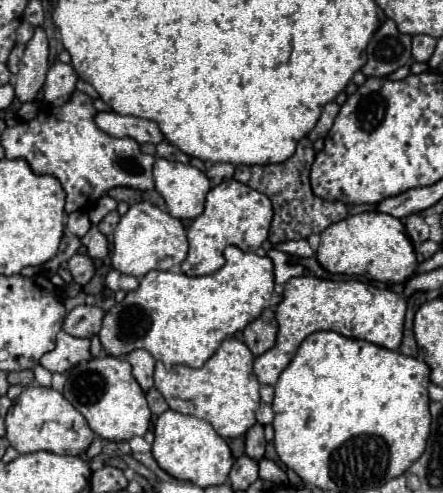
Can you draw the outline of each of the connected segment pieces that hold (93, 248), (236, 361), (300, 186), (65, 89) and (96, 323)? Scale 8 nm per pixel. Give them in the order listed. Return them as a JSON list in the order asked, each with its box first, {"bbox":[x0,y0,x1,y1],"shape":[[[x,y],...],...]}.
[{"bbox":[82,225,108,259],"shape":[[[98,225],[90,227],[90,231],[82,237],[82,245],[88,247],[88,255],[92,259],[104,259],[108,255],[108,251],[106,251],[106,237],[98,231]]]},{"bbox":[154,337,260,439],"shape":[[[230,337],[200,369],[192,369],[188,365],[174,365],[166,369],[164,363],[158,361],[154,387],[162,393],[172,411],[204,419],[216,429],[220,437],[234,439],[244,435],[256,423],[254,413],[260,405],[260,383],[252,371],[252,361],[254,355],[250,349],[242,341]]]},{"bbox":[234,137,348,245],"shape":[[[304,137],[302,141],[298,141],[296,153],[284,163],[278,163],[278,165],[238,165],[236,167],[236,175],[234,175],[236,181],[240,181],[260,193],[266,193],[272,201],[274,219],[272,219],[270,235],[268,235],[268,241],[272,245],[282,243],[282,241],[290,241],[290,239],[306,239],[312,233],[322,233],[326,227],[346,219],[346,215],[348,215],[344,203],[340,203],[340,201],[330,203],[330,201],[324,201],[312,193],[308,173],[314,163],[314,155],[316,155],[316,151],[312,147],[312,141]]]},{"bbox":[44,63,76,105],"shape":[[[54,63],[48,73],[46,73],[46,81],[44,81],[44,99],[50,105],[64,105],[72,91],[76,89],[76,73],[72,69],[72,65],[66,63]]]},{"bbox":[64,305,106,337],"shape":[[[80,305],[72,309],[66,319],[64,319],[64,331],[74,335],[74,337],[92,337],[100,331],[102,327],[102,317],[106,315],[104,309],[100,307],[90,307],[90,305]]]}]

